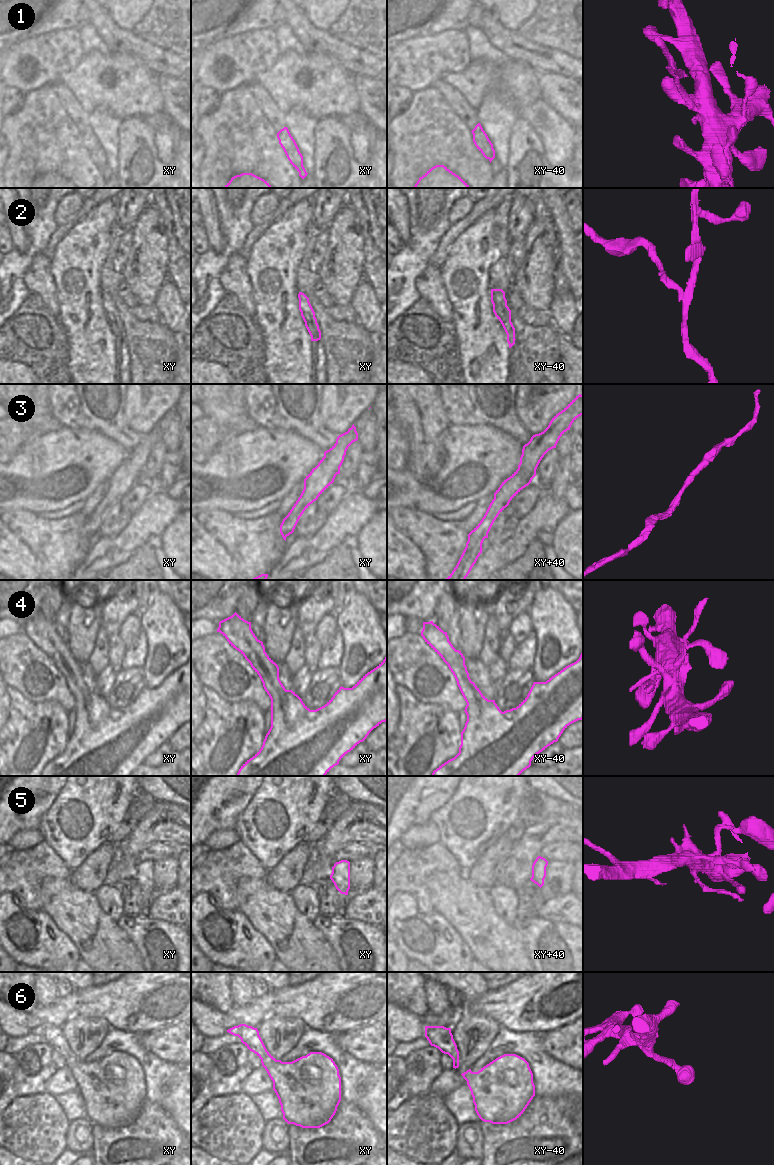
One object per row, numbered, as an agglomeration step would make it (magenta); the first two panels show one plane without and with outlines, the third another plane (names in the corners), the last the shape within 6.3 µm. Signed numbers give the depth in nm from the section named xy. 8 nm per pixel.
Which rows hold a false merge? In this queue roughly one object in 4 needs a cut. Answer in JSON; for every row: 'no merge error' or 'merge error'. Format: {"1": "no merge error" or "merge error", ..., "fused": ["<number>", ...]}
{"1": "merge error", "2": "merge error", "3": "no merge error", "4": "merge error", "5": "no merge error", "6": "no merge error", "fused": ["1", "2", "4"]}

